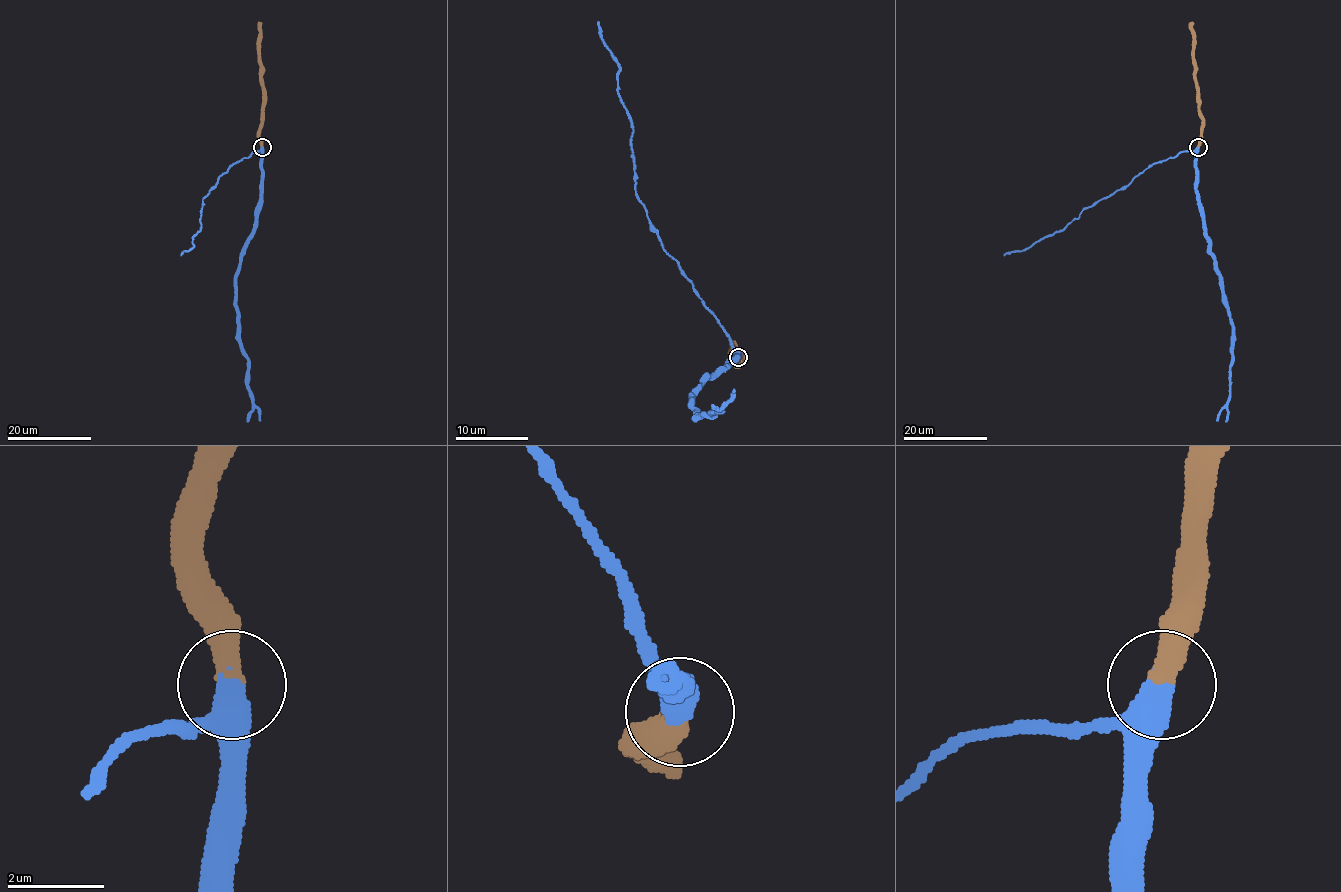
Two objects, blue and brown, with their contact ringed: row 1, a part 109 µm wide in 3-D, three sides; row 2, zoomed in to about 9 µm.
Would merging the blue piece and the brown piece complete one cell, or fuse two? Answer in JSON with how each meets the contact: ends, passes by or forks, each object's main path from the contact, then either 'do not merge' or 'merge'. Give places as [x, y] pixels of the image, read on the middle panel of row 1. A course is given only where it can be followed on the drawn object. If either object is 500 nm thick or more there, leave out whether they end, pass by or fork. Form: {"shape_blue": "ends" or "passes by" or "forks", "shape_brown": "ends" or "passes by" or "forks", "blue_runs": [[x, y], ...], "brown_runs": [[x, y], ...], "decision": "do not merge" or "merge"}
{"blue_runs": [[737, 358], [735, 354], [694, 394], [694, 407], [699, 416], [714, 414], [732, 396], [734, 388]], "brown_runs": [[737, 358], [734, 361], [737, 363], [739, 358], [732, 343]], "decision": "do not merge"}

